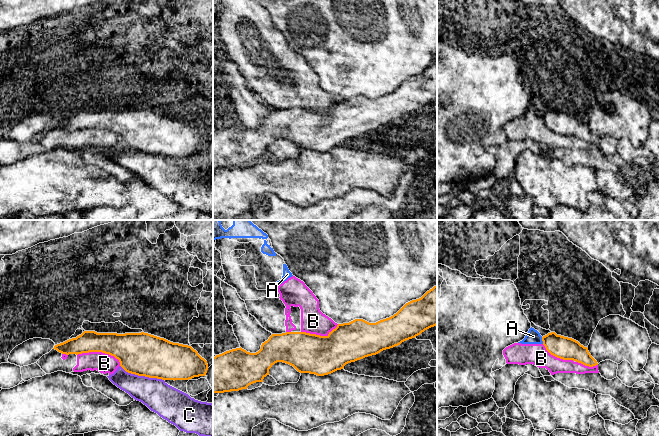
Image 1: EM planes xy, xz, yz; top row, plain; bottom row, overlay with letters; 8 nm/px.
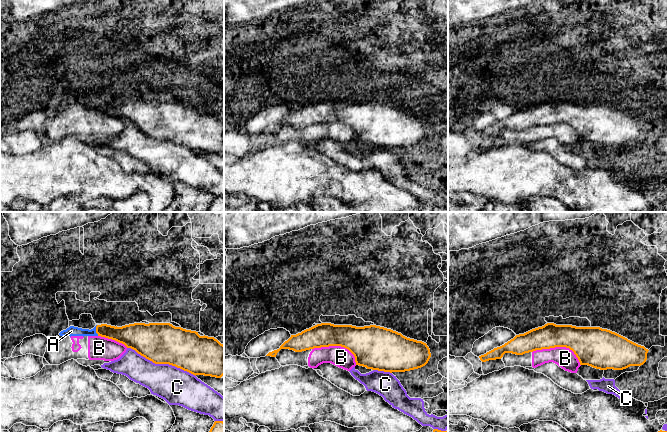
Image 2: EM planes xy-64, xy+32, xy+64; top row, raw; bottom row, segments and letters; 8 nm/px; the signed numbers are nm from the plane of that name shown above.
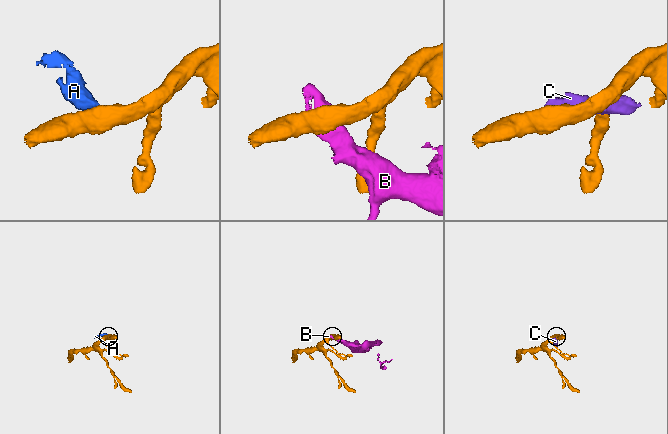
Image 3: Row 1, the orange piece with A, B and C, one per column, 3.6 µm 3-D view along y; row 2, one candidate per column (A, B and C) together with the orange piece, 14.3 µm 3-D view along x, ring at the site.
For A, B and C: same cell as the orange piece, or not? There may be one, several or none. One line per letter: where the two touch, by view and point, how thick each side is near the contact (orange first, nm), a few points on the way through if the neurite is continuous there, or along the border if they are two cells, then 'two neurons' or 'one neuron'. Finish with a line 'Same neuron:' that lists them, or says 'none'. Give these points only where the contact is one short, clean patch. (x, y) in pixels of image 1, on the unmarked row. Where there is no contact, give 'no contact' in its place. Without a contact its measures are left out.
A: yz (542, 116) | 180/110 nm | along yz (541, 113), (543, 119) | two neurons
B: xy (100, 127) | 280/160 nm | two neurons
C: xy (142, 151) | 340/260 nm | two neurons
Same neuron: none

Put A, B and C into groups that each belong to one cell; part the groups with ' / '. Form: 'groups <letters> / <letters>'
groups A B / C

